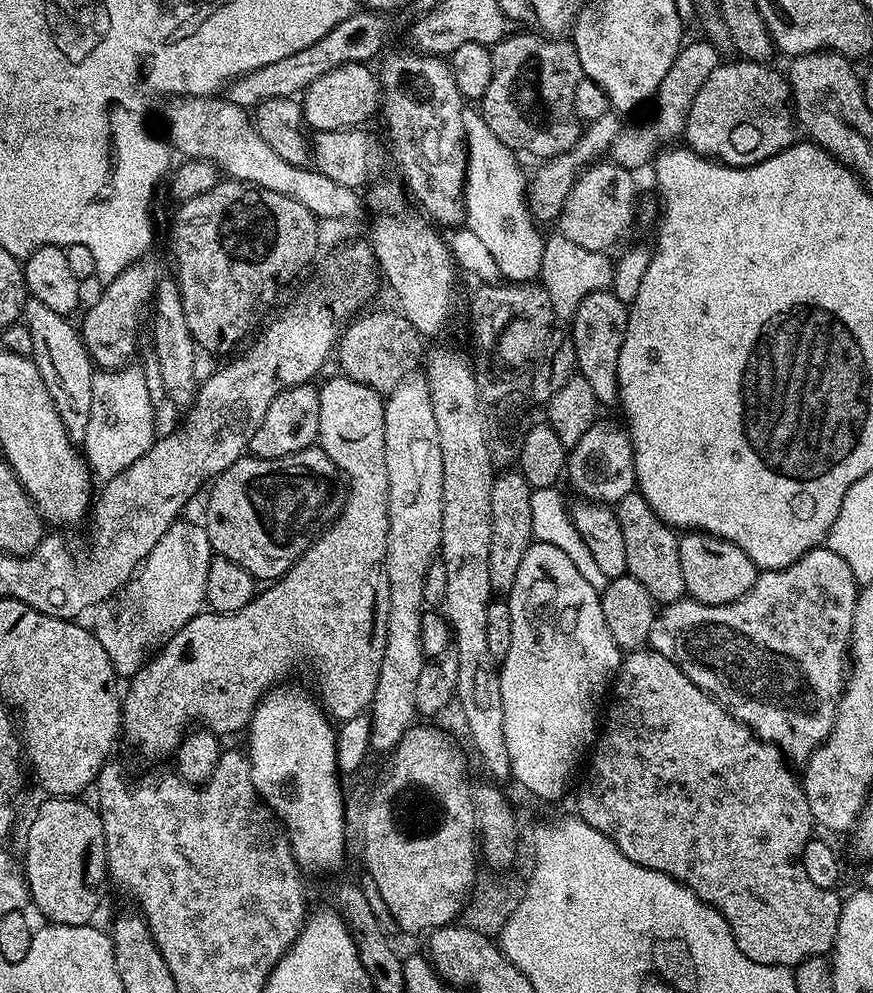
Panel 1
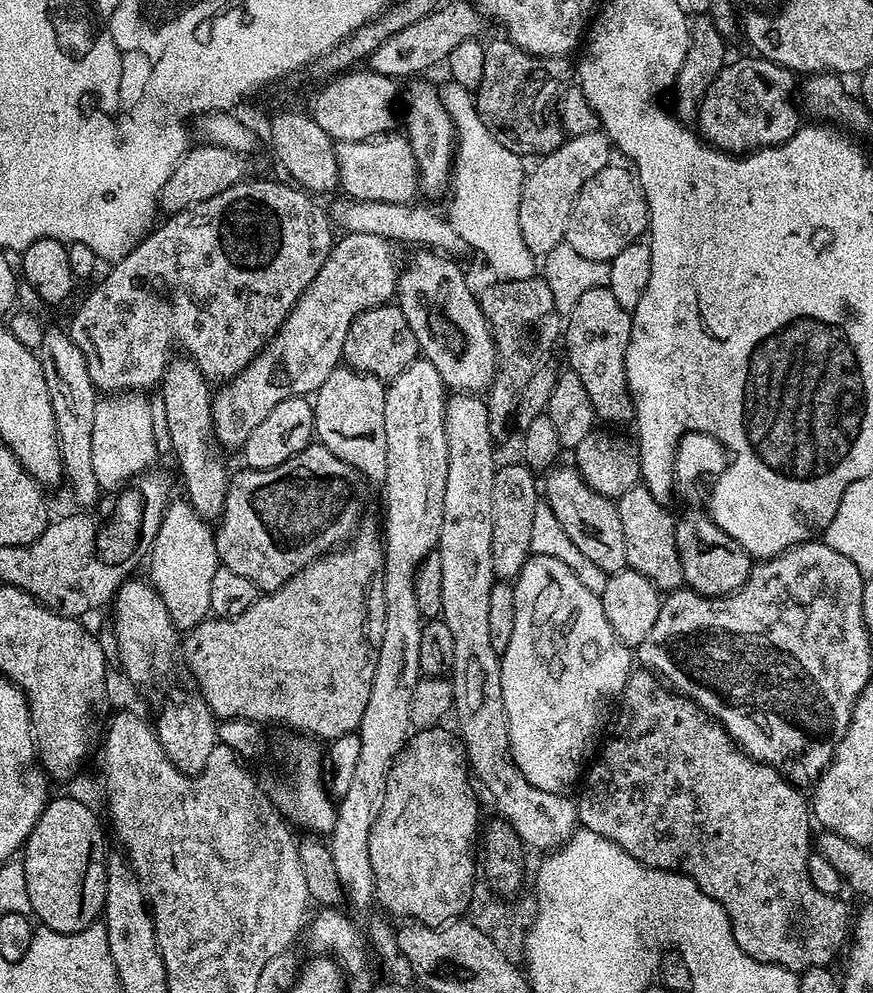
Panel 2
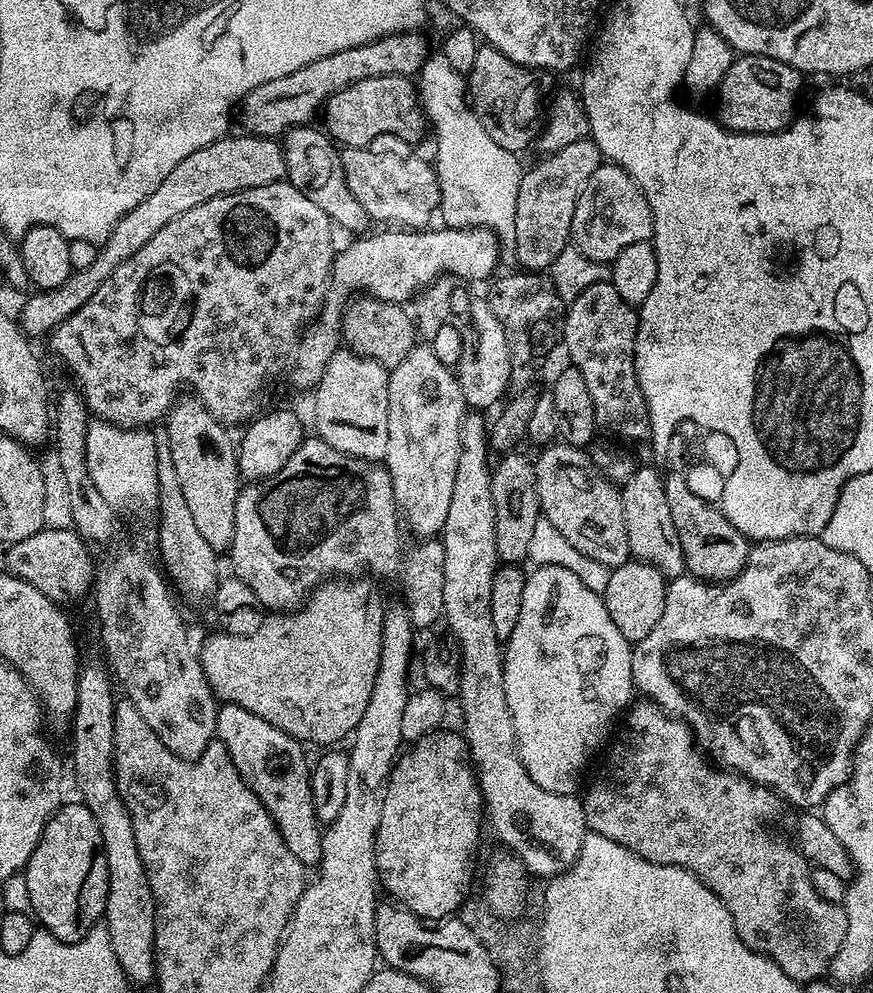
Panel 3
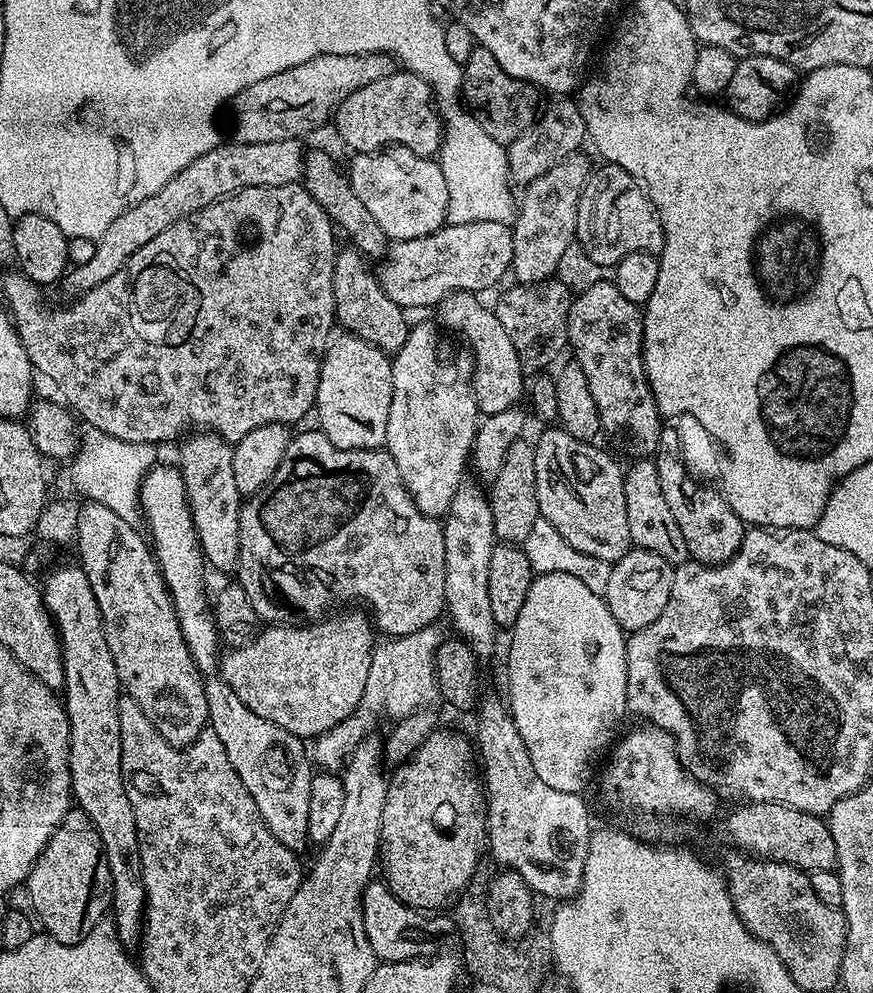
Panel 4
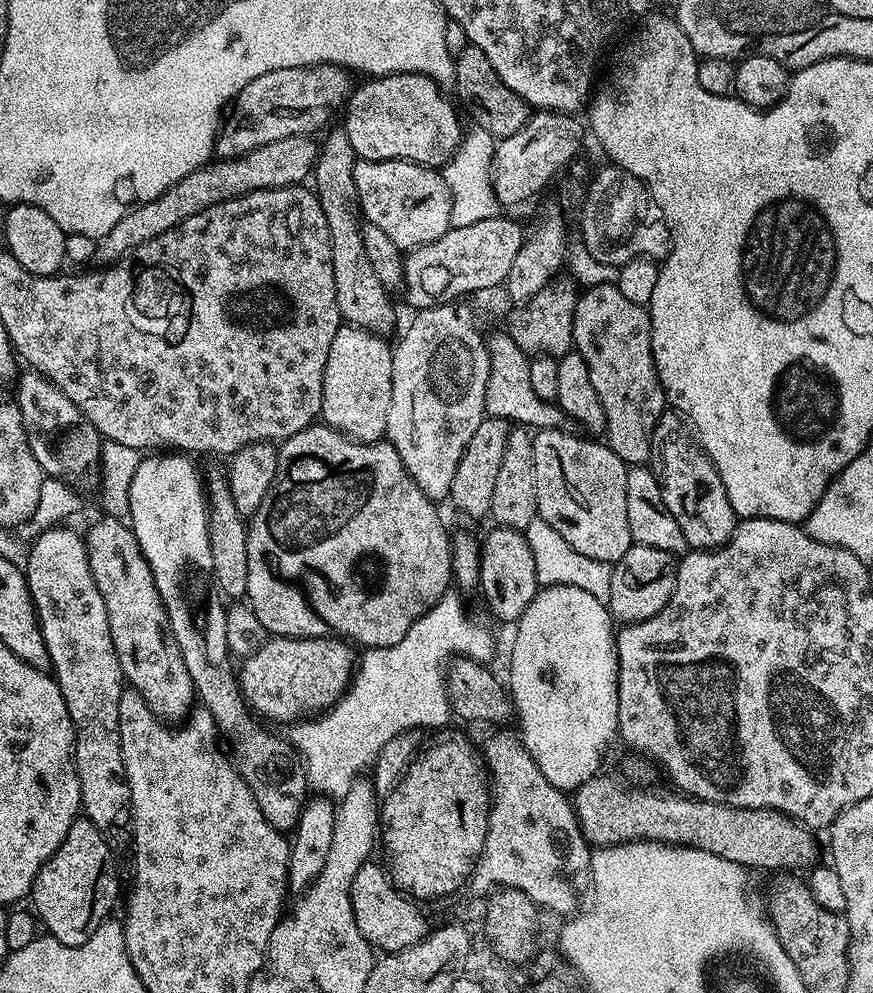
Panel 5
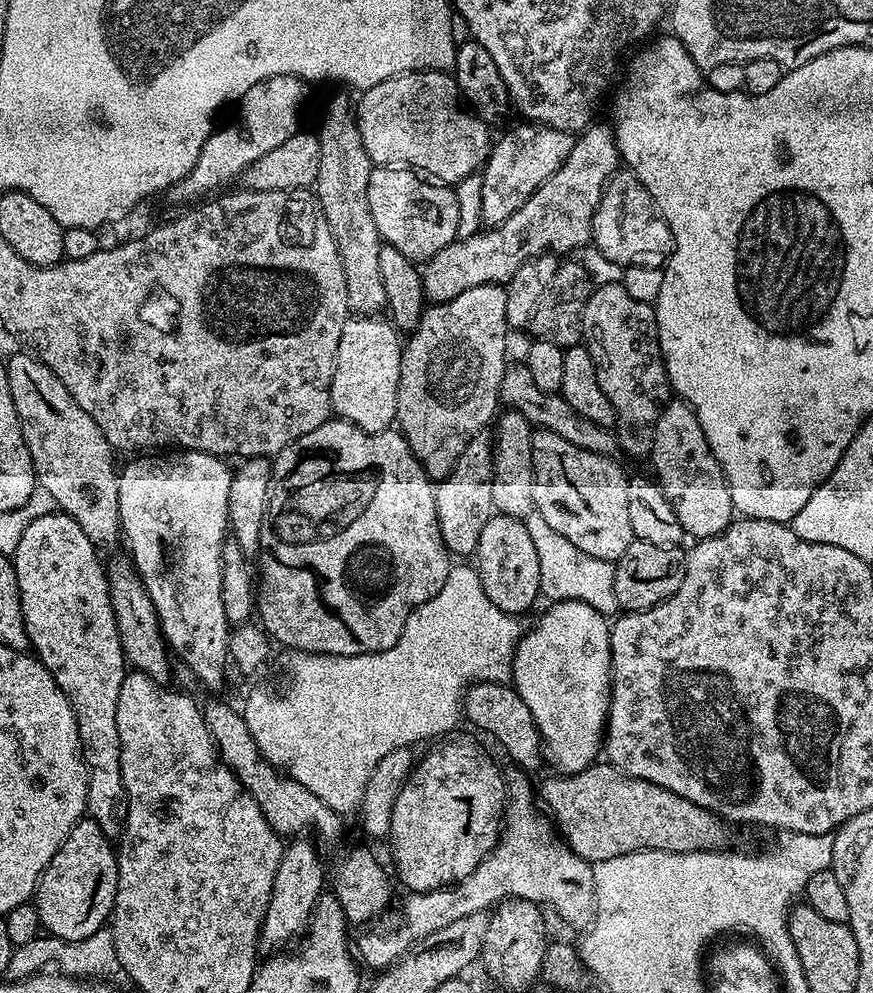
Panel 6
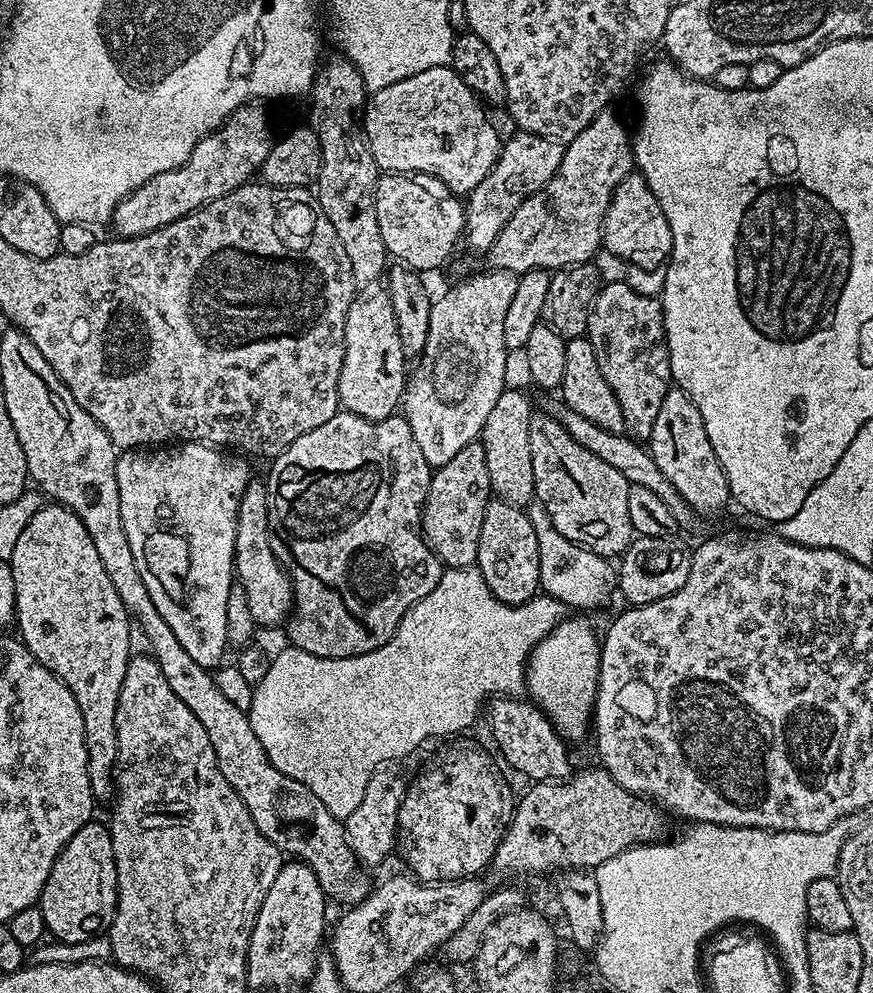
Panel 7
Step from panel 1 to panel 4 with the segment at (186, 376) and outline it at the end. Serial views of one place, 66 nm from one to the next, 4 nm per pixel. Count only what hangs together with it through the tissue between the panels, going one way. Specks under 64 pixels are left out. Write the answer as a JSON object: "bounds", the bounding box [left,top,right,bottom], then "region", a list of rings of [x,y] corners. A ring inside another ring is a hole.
{"bounds":[178,430,242,573],"region":[[[196,430],[179,441],[178,467],[186,486],[194,530],[209,569],[235,573],[240,563],[240,505],[242,497],[234,482],[233,445],[215,432]]]}

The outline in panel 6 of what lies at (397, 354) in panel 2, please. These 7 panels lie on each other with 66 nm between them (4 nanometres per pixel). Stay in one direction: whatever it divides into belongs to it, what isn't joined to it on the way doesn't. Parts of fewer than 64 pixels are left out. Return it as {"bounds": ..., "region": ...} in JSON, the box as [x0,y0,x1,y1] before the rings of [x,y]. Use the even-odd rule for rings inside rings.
{"bounds":[314,96,387,314],"region":[[[336,96],[324,108],[324,121],[318,129],[321,162],[314,183],[316,200],[326,214],[326,222],[332,227],[334,242],[342,258],[342,274],[346,274],[346,298],[348,307],[356,314],[380,314],[387,309],[386,290],[382,286],[382,273],[378,271],[378,250],[382,243],[378,226],[370,214],[370,202],[366,198],[366,186],[374,167],[362,146],[358,134],[353,101]]]}

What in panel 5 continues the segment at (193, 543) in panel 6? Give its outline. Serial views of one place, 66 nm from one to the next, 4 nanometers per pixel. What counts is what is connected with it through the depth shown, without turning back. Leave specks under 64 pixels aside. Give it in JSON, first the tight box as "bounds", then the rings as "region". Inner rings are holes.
{"bounds":[127,454,309,834],"region":[[[188,454],[145,455],[134,473],[133,481],[130,482],[127,519],[130,521],[132,532],[138,538],[138,546],[150,566],[150,574],[154,574],[154,586],[158,586],[158,594],[166,606],[170,630],[178,642],[178,650],[182,650],[182,662],[186,662],[190,682],[194,682],[196,700],[203,708],[210,710],[210,718],[214,718],[223,739],[225,741],[228,739],[232,743],[231,755],[234,757],[234,763],[240,769],[240,776],[250,786],[264,817],[280,832],[288,834],[300,821],[300,812],[309,795],[308,774],[304,771],[296,749],[285,737],[283,740],[280,736],[267,736],[260,729],[261,721],[248,707],[248,701],[240,692],[238,672],[234,664],[232,668],[234,660],[226,642],[226,618],[224,617],[226,608],[223,603],[219,604],[221,601],[214,595],[206,484],[202,479],[202,472],[196,469],[196,464],[192,460],[195,459]]]}

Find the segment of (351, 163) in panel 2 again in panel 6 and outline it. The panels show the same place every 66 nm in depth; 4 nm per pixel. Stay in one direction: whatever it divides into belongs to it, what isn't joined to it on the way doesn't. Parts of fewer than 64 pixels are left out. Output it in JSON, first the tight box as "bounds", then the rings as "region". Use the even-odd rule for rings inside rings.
{"bounds":[366,166,460,262],"region":[[[407,166],[373,167],[366,186],[366,198],[381,241],[394,246],[394,250],[402,250],[402,254],[413,262],[429,260],[457,239],[460,215],[455,191],[425,178],[419,171]]]}

